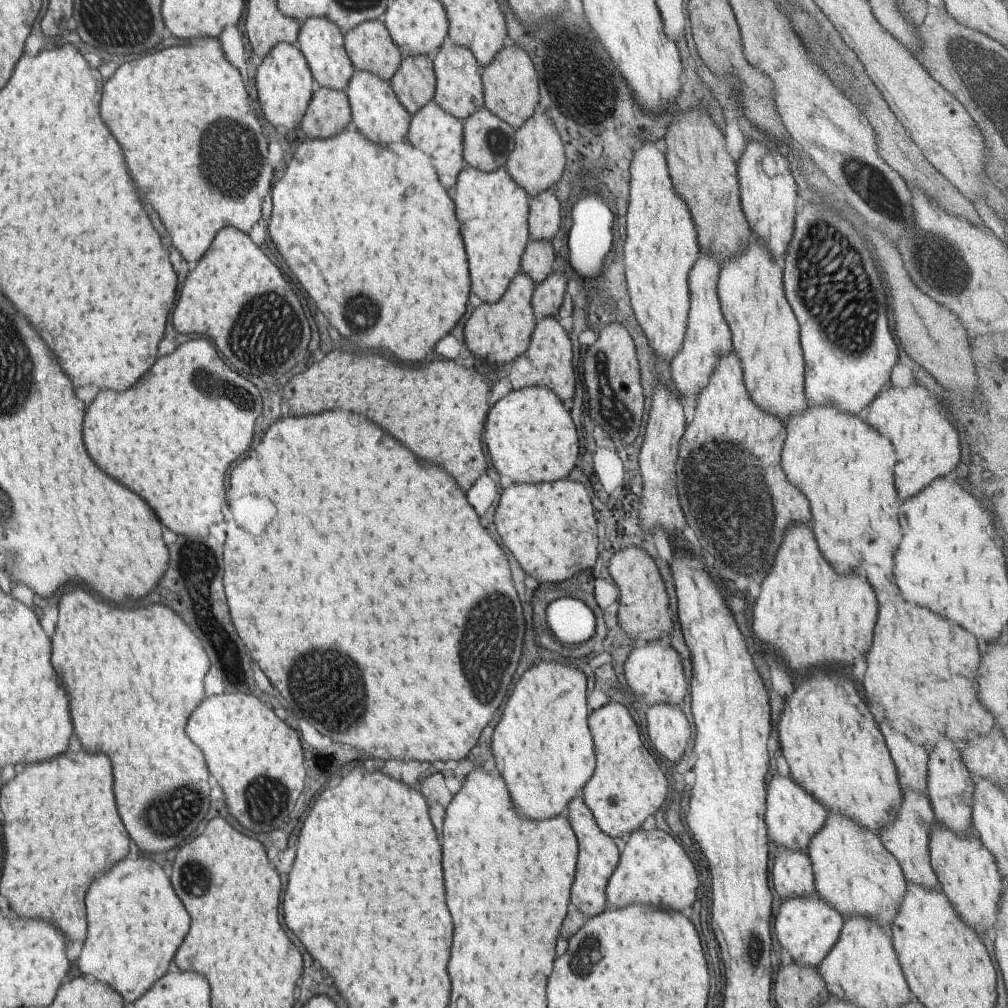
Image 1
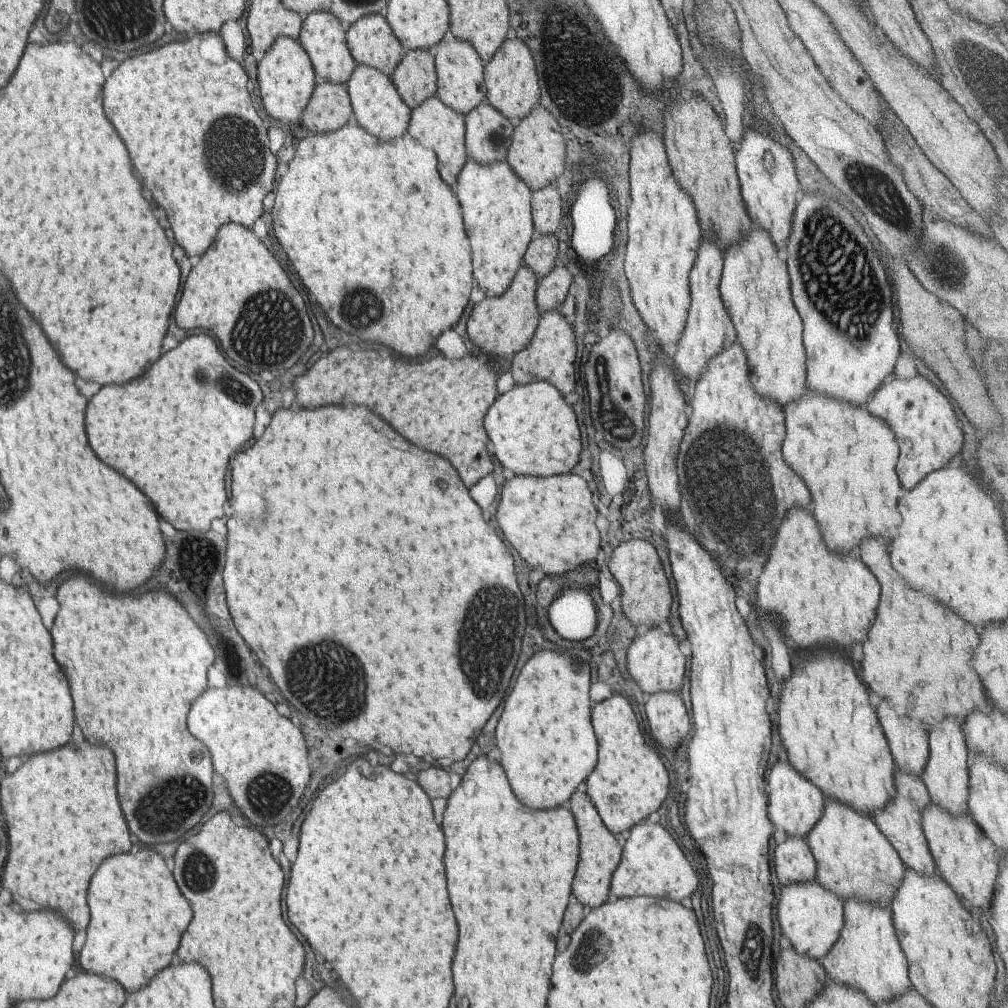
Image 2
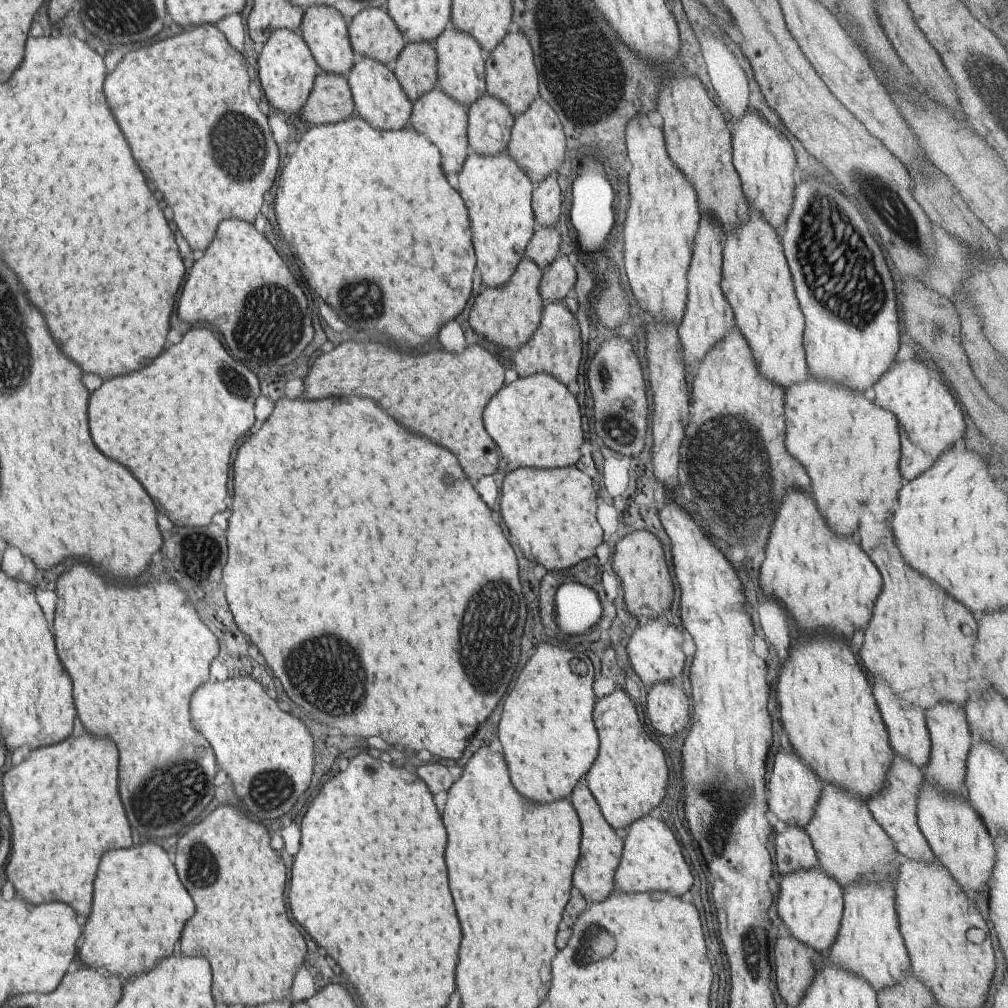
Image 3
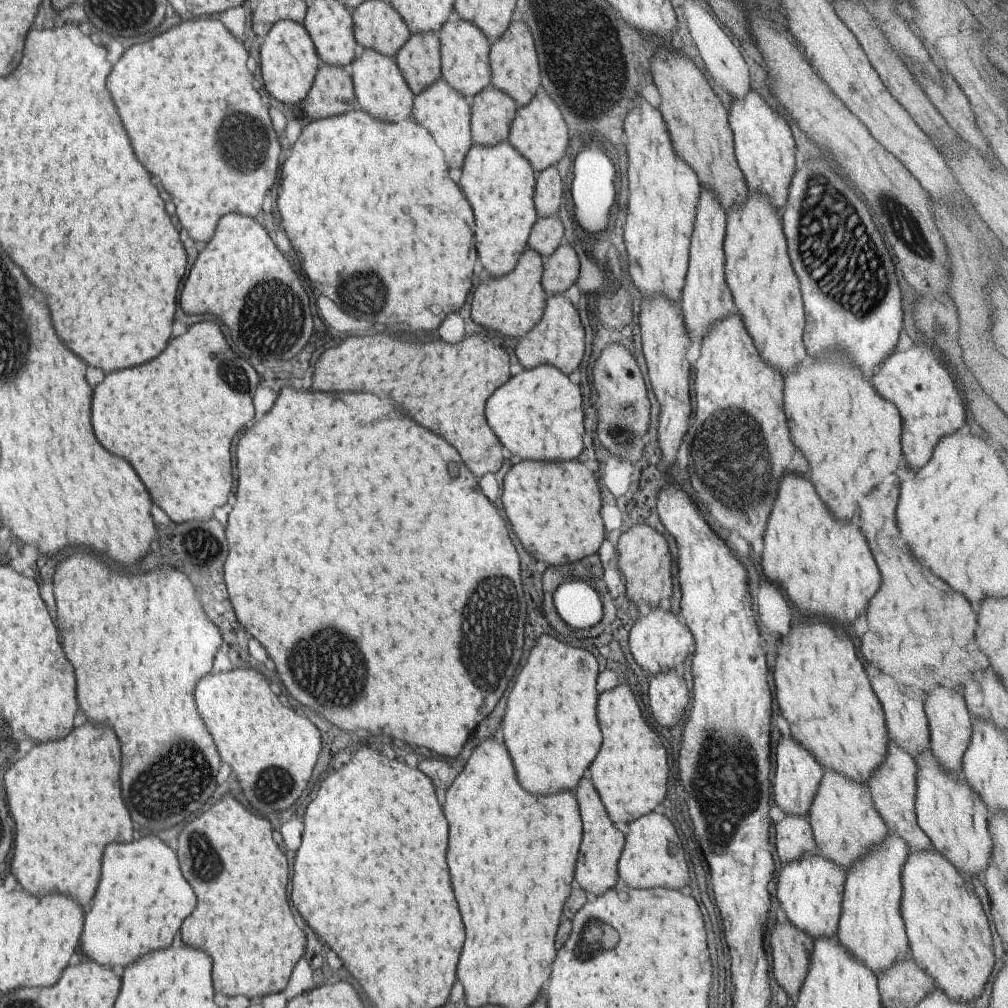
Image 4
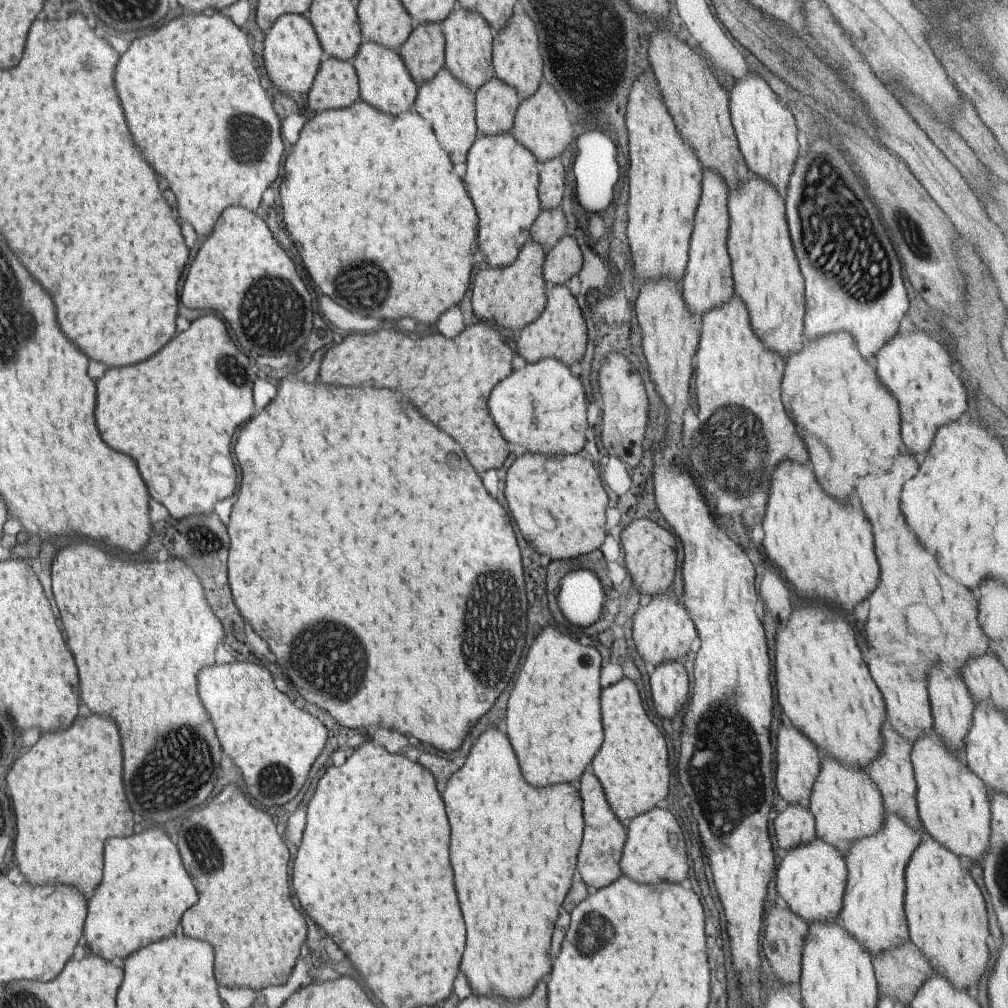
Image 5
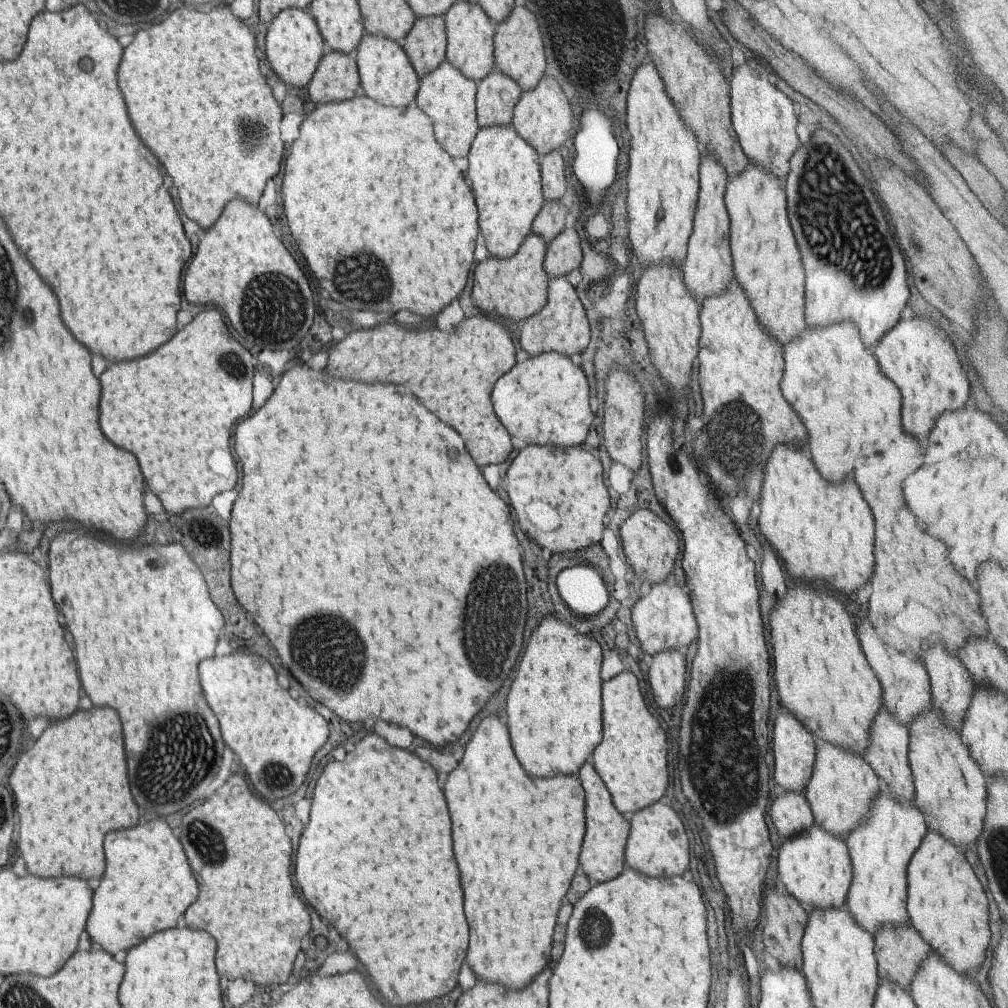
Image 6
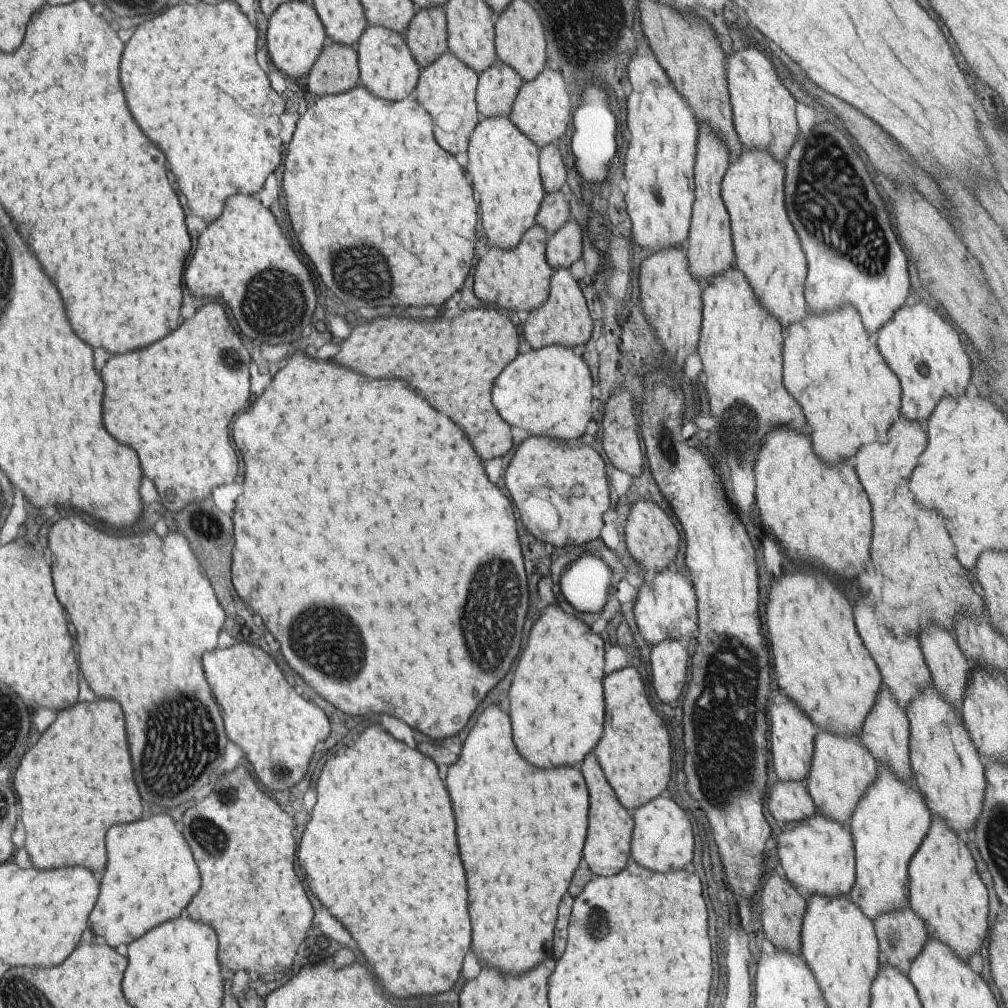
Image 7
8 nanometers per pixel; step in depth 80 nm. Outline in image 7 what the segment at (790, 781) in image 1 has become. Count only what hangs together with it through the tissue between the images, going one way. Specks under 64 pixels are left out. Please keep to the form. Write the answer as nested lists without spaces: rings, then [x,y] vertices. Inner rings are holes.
[[[782,692],[776,696],[776,700],[770,706],[770,718],[772,718],[770,742],[772,743],[772,760],[776,776],[784,782],[804,782],[811,769],[815,738],[819,731],[817,726]]]

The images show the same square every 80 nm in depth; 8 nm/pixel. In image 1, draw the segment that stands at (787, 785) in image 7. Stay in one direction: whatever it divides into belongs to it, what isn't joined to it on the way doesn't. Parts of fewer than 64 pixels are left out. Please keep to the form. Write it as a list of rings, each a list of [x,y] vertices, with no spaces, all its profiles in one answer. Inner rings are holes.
[[[780,848],[772,866],[772,884],[782,900],[815,895],[812,862],[804,850]]]

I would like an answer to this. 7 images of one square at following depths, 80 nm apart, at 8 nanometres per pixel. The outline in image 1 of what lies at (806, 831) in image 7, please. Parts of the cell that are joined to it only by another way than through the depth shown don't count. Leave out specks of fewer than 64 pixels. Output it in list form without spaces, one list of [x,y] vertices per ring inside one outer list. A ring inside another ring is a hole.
[[[794,896],[782,901],[782,906],[774,920],[776,938],[781,948],[800,966],[819,967],[820,962],[830,954],[838,941],[845,918],[842,914],[820,900],[820,896]]]

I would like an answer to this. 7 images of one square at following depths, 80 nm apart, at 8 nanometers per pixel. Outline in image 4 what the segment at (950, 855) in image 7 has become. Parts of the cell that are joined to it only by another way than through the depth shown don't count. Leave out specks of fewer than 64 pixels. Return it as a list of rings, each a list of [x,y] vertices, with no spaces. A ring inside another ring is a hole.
[[[935,849],[912,852],[902,868],[902,900],[900,902],[902,920],[906,924],[906,935],[913,960],[920,964],[928,976],[932,976],[938,986],[952,1002],[973,1002],[982,996],[988,978],[992,974],[995,959],[992,951],[992,934],[988,918],[969,880],[958,871],[958,868]]]

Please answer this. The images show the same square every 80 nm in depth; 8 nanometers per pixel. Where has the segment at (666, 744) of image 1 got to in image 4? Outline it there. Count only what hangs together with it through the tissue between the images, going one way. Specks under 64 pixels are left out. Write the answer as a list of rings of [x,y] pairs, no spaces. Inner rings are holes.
[[[670,670],[654,674],[649,679],[648,704],[656,724],[672,728],[686,717],[690,692],[681,671]]]

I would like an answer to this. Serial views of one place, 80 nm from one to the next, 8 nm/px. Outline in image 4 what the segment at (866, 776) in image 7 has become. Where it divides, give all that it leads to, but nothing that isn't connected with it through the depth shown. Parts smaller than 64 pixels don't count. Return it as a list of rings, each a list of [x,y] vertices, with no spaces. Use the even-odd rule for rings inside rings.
[[[828,768],[824,769],[822,781],[808,813],[808,820],[812,826],[818,853],[826,860],[840,864],[846,872],[858,858],[866,856],[872,846],[880,844],[890,834],[886,822],[874,808],[867,784],[858,784]]]

